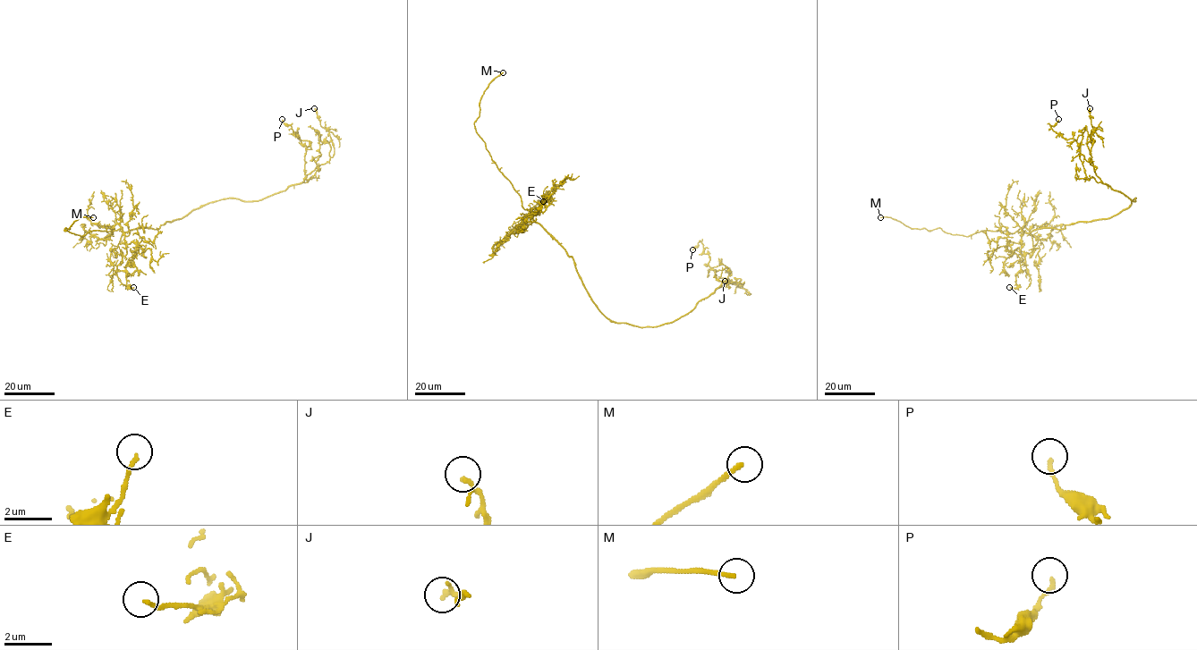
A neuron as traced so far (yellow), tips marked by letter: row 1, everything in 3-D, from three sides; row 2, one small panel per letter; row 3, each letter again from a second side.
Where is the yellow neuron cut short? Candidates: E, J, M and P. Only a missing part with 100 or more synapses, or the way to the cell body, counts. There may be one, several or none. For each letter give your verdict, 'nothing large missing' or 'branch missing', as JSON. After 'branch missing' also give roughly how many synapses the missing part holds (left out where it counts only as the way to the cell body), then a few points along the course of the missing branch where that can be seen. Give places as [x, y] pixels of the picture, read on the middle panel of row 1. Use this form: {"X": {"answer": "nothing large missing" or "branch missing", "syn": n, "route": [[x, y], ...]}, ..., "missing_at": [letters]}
{"E": {"answer": "nothing large missing"}, "J": {"answer": "nothing large missing"}, "M": {"answer": "branch missing"}, "P": {"answer": "nothing large missing"}, "missing_at": ["M"]}

